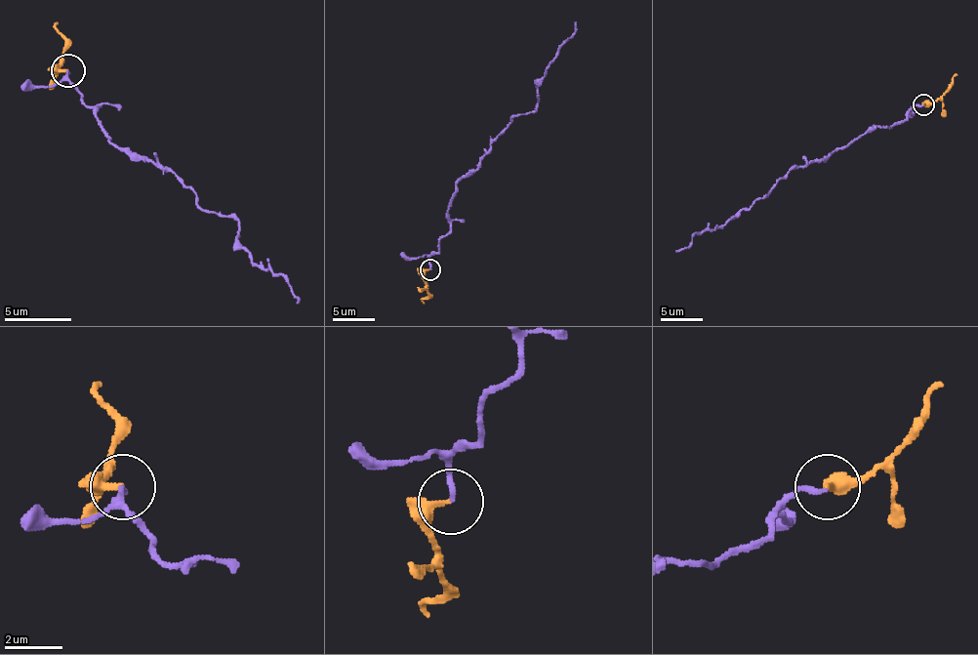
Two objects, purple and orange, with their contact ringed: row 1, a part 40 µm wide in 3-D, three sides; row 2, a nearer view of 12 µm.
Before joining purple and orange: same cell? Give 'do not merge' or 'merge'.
merge

